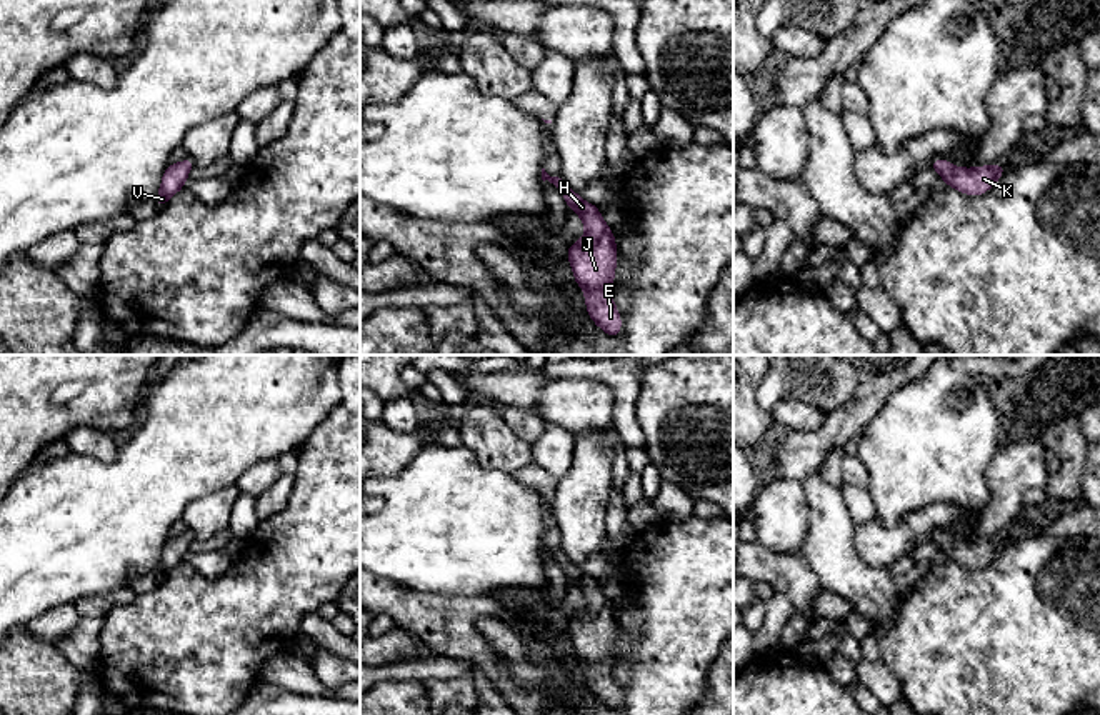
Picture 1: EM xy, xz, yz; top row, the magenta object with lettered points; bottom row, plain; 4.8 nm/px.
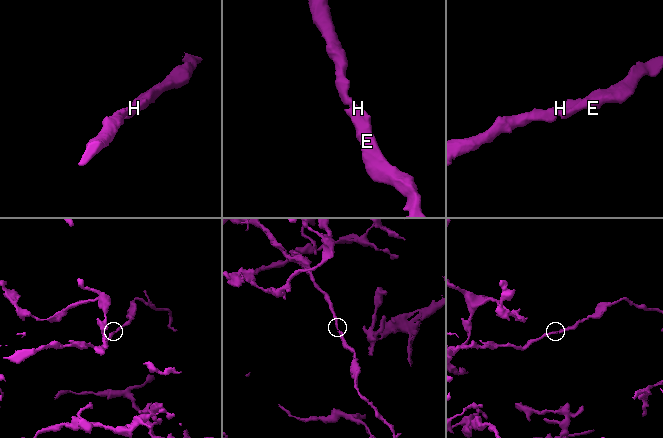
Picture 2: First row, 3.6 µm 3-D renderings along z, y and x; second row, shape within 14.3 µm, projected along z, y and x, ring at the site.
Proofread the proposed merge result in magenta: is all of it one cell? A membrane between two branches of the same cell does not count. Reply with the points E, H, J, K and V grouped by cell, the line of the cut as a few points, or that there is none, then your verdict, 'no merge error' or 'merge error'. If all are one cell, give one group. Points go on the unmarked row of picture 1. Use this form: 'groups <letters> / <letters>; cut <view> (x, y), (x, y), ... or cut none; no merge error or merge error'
groups E H J K V; cut none; no merge error

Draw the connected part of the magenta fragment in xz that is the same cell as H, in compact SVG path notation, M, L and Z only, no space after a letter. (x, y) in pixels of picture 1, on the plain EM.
M542 542L542 553L548 553L562 567L567 582L573 583L585 600L583 610L568 618L565 625L573 653L585 668L588 690L608 710L617 712L622 705L622 690L613 677L612 662L618 627L613 603L605 597L598 580L573 565L560 547L550 550Z

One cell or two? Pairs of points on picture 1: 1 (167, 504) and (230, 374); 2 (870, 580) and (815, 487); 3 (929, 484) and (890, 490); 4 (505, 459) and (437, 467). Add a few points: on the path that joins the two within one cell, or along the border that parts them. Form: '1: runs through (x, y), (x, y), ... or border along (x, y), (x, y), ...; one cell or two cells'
1: runs through (167, 472), (167, 464), (225, 405); one cell
2: runs through (847, 560), (830, 544), (829, 510); one cell
3: runs through (919, 484), (900, 484); one cell
4: border along (462, 445), (482, 465), (510, 474); two cells

